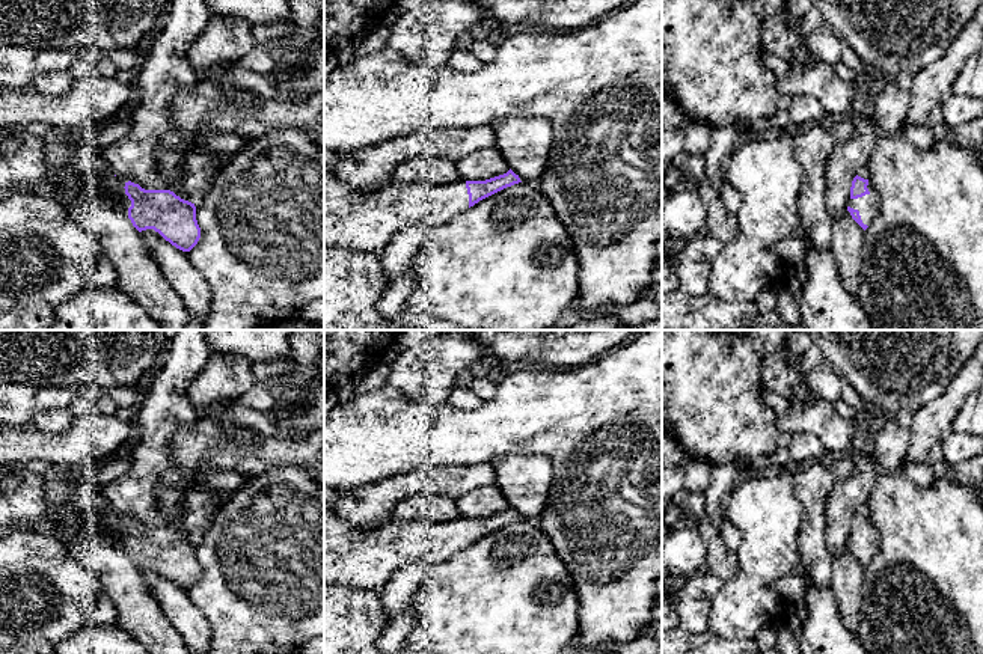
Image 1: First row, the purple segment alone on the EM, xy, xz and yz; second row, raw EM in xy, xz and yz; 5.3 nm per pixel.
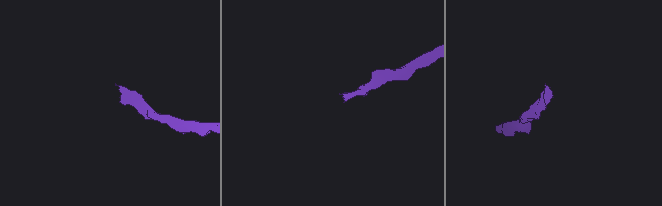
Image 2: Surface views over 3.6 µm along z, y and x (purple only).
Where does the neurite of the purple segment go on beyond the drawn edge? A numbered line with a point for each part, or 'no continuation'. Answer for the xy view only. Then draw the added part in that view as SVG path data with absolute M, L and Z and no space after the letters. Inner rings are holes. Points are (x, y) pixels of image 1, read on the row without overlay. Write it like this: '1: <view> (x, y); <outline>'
1: xy (89, 499); M45 479L45 502L48 512L41 520L32 524L12 523L0 527L0 539L14 530L33 529L41 533L48 533L59 538L57 520L62 517L65 508L75 508L86 517L86 530L93 533L96 530L110 530L128 552L131 538L125 532L125 520L118 517L103 496L103 488L92 484L71 484L56 479Z

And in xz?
1: xz (365, 559); M324 511L324 585L380 589L403 565L416 561L442 562L466 547L469 532L463 517L452 521L390 520L371 530L357 530Z

